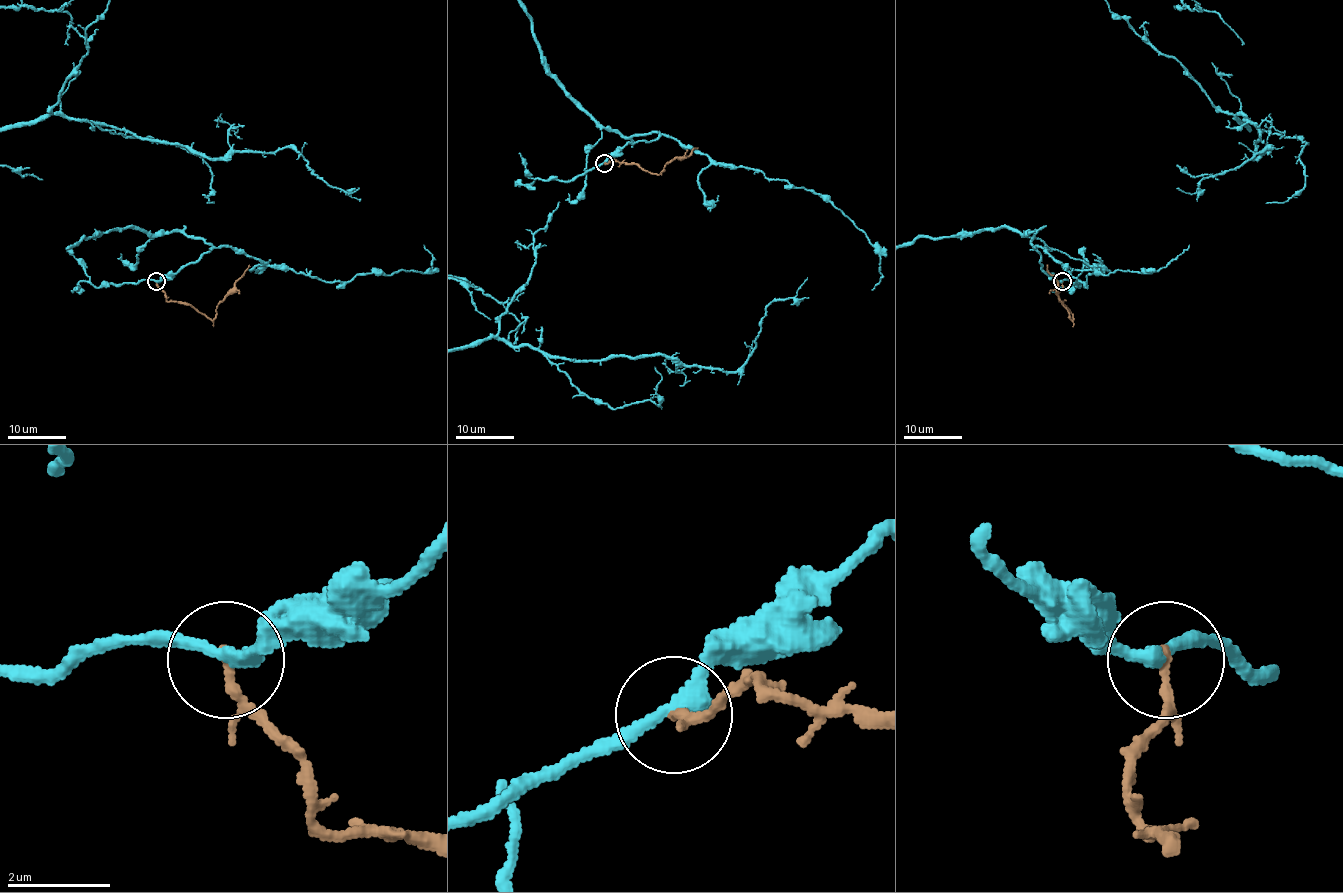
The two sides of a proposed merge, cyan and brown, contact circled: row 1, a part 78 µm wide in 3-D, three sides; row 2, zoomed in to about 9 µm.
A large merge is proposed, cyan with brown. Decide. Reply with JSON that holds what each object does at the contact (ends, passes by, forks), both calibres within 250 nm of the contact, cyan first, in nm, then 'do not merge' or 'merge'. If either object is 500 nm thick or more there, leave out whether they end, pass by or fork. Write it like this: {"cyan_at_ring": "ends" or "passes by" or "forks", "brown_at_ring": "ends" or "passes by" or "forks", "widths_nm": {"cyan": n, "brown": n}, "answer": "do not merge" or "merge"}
{"cyan_at_ring": "passes by", "brown_at_ring": "passes by", "widths_nm": {"cyan": 280, "brown": 120}, "answer": "do not merge"}

